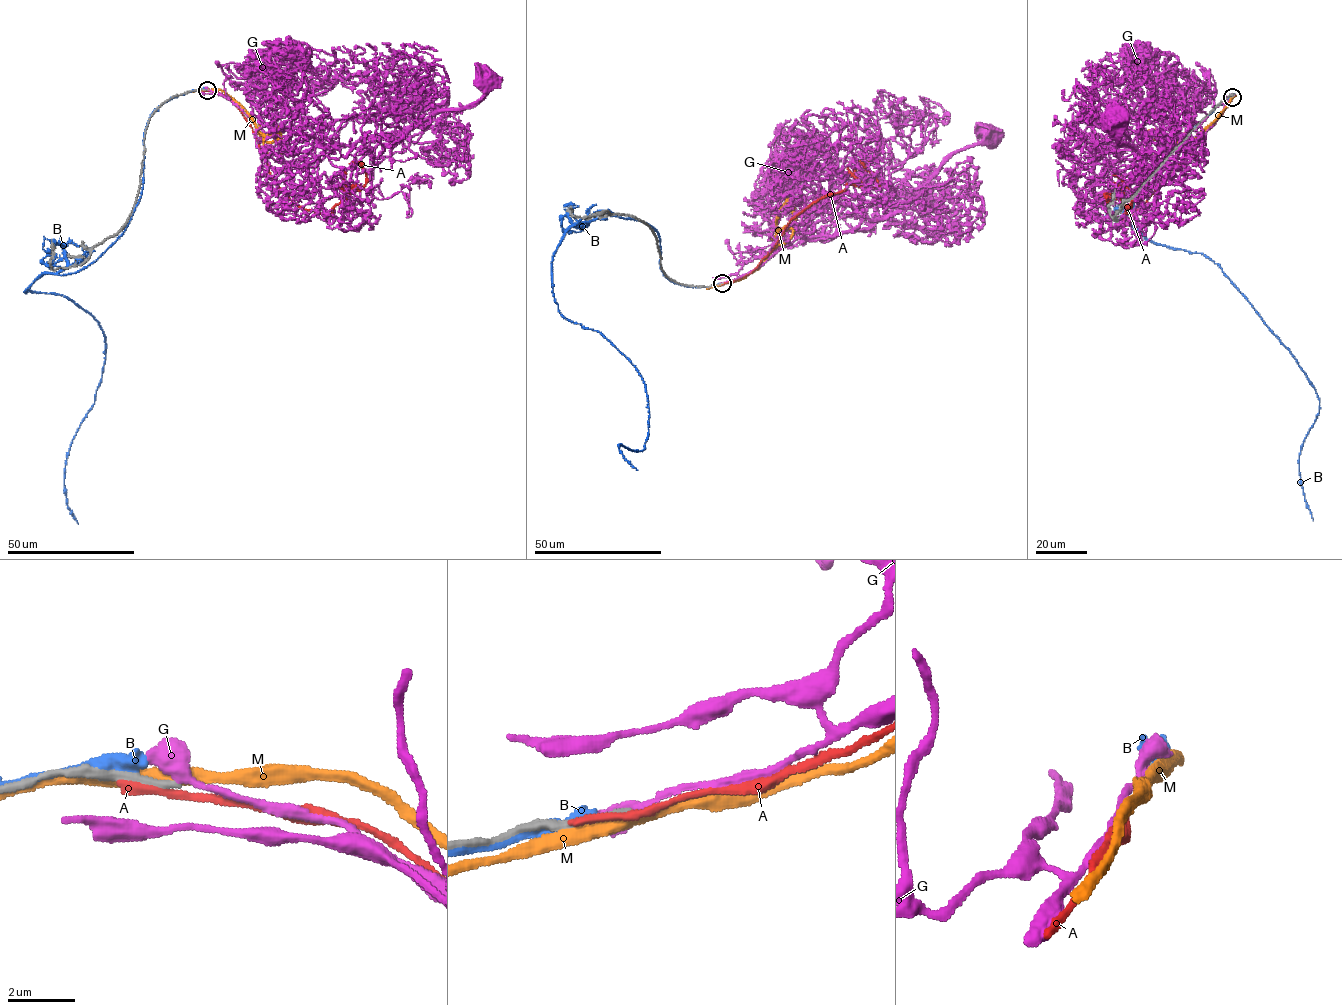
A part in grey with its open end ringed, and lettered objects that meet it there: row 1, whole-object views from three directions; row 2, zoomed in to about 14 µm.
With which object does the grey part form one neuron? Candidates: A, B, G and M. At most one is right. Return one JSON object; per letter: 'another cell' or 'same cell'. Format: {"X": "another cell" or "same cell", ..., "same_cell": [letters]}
{"A": "another cell", "B": "another cell", "G": "another cell", "M": "another cell", "same_cell": []}

